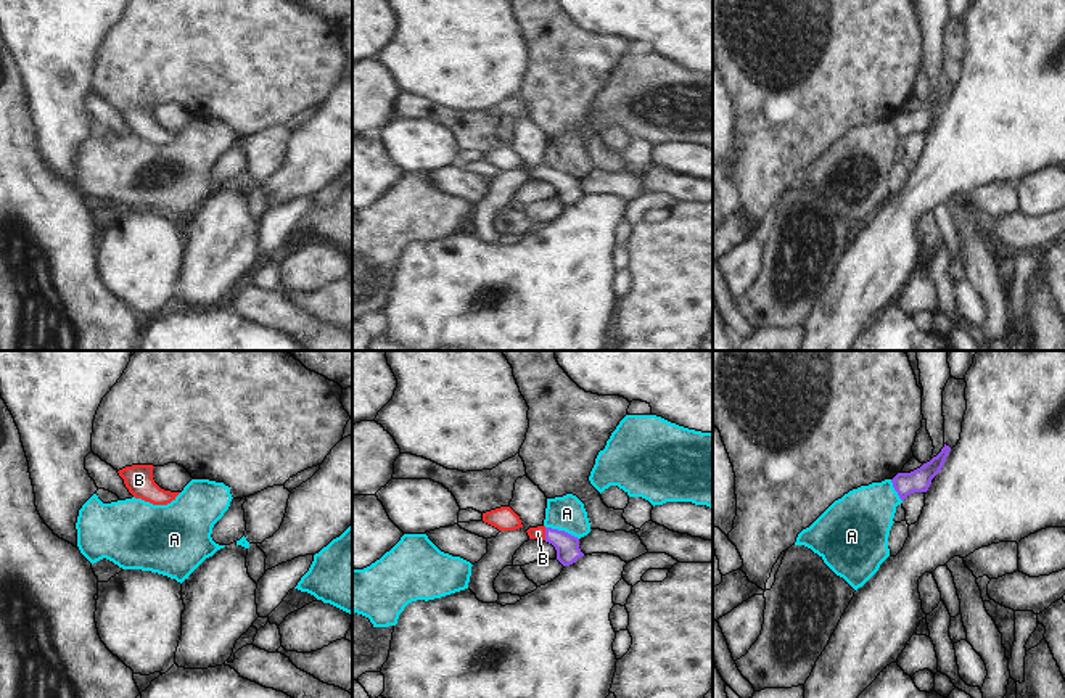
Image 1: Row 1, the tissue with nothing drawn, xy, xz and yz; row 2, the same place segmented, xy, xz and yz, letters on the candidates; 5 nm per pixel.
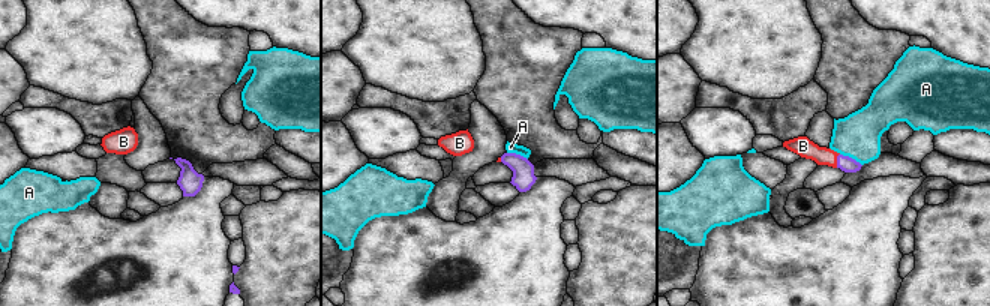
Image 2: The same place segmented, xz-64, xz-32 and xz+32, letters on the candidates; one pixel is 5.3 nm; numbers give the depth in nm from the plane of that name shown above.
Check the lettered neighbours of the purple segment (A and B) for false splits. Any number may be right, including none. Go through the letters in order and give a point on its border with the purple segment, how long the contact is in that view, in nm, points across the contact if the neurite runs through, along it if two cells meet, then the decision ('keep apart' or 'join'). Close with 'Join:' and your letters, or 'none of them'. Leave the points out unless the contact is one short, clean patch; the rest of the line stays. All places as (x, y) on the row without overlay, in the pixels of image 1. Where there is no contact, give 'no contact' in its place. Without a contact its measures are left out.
A: xz (562, 171) | 180 nm | along xz (546, 166), (563, 169), (578, 179) | keep apart
B: xz (546, 174) | 60 nm | across xz (567, 185), (560, 179), (546, 174), (538, 172) | join
Join: B

